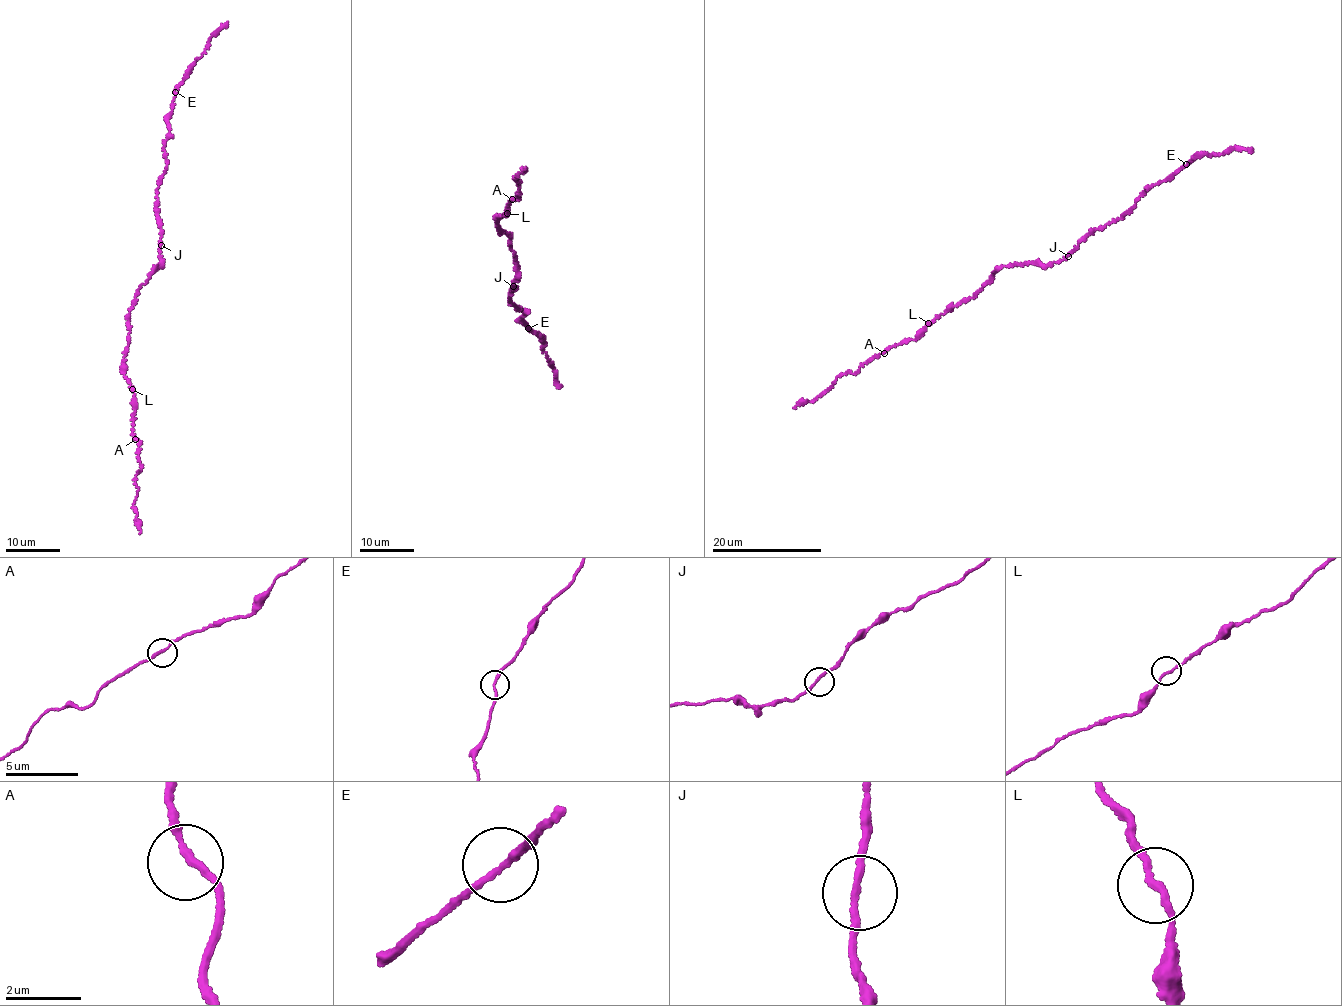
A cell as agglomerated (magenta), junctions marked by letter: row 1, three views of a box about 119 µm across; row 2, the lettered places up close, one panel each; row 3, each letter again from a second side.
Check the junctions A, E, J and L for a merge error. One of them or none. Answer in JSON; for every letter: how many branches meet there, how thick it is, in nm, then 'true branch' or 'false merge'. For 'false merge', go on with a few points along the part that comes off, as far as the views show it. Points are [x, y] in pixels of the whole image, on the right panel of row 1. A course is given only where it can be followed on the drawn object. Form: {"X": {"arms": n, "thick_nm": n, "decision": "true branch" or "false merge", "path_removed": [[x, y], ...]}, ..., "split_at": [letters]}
{"A": {"arms": 2, "thick_nm": 180, "decision": "true branch"}, "E": {"arms": 2, "thick_nm": 180, "decision": "false merge", "path_removed": [[1186, 164], [1198, 156], [1223, 155], [1235, 148], [1252, 149]]}, "J": {"arms": 2, "thick_nm": 180, "decision": "true branch"}, "L": {"arms": 2, "thick_nm": 180, "decision": "true branch"}, "split_at": ["E"]}

